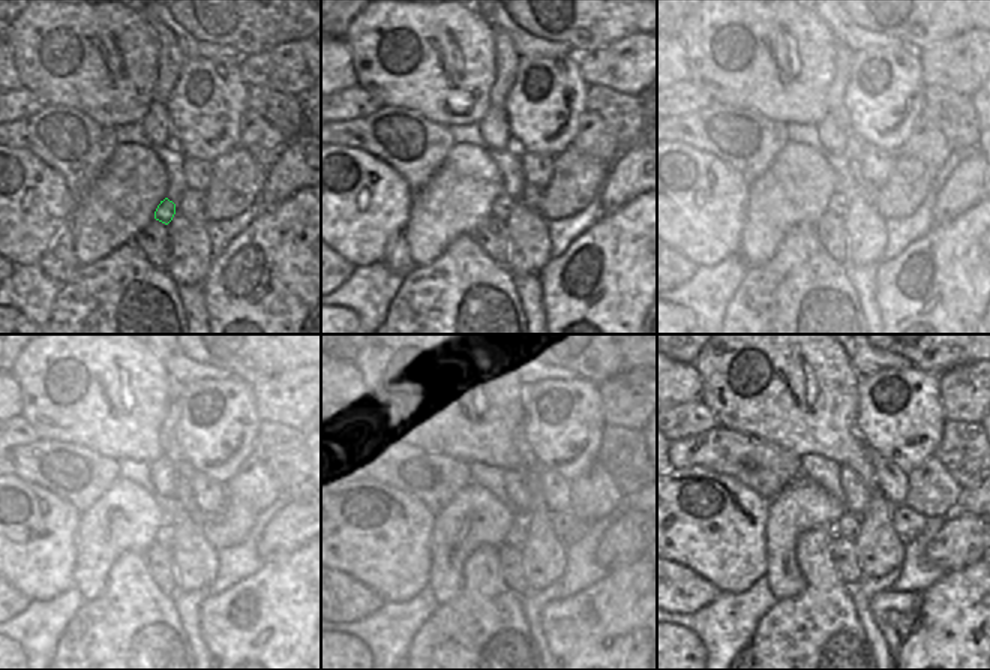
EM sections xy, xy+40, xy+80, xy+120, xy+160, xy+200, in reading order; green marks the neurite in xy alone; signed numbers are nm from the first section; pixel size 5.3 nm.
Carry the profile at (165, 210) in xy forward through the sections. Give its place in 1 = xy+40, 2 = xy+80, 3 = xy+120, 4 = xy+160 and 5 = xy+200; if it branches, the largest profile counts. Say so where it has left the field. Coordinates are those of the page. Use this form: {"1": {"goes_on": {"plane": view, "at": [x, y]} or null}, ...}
{"1": {"goes_on": {"plane": "xy+40", "at": [501, 209]}}, "2": {"goes_on": {"plane": "xy+80", "at": [839, 201]}}, "3": {"goes_on": {"plane": "xy+120", "at": [165, 537]}}, "4": {"goes_on": {"plane": "xy+160", "at": [515, 531]}}, "5": {"goes_on": {"plane": "xy+200", "at": [848, 526]}}}

